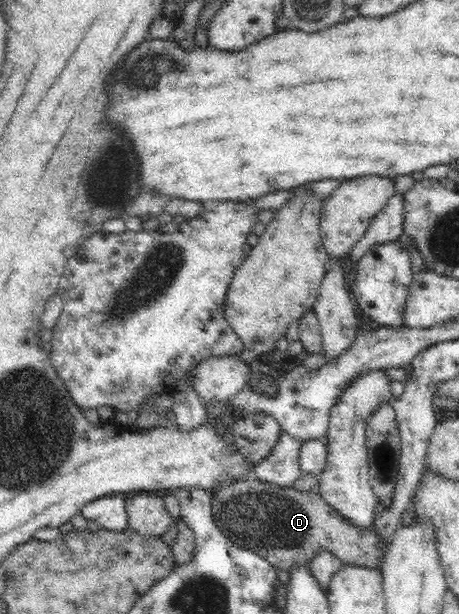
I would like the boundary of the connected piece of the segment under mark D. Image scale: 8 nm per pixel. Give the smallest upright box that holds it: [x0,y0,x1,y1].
[210,477,383,573]

